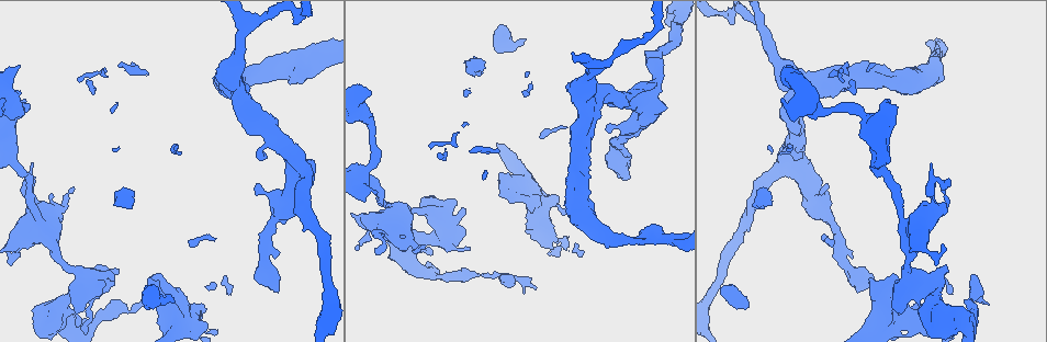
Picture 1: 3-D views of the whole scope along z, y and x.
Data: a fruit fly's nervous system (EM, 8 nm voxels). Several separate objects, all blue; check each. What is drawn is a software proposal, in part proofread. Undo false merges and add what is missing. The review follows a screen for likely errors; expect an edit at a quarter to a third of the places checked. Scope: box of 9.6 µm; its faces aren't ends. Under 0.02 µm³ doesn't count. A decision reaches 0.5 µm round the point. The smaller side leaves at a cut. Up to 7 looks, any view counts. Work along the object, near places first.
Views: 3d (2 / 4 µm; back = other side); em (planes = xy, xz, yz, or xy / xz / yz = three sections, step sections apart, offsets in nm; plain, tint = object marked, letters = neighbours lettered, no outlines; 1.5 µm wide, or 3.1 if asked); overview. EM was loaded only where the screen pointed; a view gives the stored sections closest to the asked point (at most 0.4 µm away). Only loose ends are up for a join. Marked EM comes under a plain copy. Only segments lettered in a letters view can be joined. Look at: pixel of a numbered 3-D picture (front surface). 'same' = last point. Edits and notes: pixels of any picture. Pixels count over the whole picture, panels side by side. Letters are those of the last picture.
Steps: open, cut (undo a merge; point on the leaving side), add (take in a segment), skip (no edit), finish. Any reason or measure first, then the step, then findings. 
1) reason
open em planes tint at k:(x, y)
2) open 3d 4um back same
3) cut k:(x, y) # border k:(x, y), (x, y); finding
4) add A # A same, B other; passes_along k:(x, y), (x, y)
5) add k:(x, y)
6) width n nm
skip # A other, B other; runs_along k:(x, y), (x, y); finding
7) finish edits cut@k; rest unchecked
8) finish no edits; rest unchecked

stops while still wide
open em xz step 8 letters at 1:(77, 311)

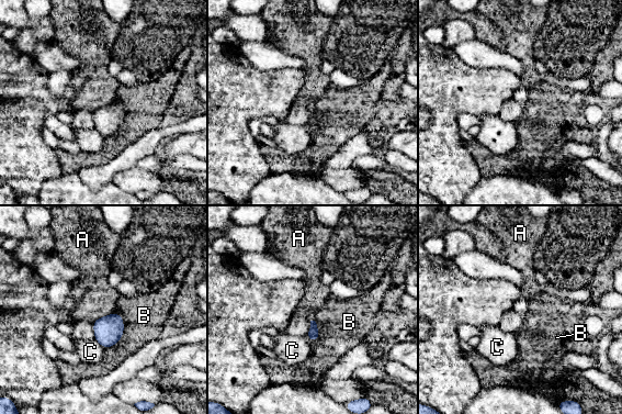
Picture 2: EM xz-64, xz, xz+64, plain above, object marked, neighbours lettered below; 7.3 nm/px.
another direction
open em planes letters same

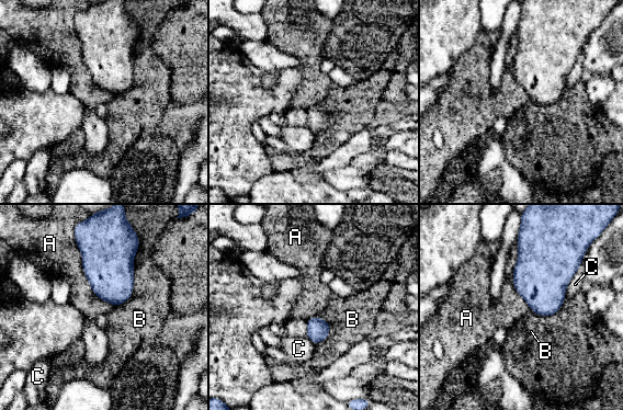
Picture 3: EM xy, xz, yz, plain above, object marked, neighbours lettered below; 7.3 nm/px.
skip # A other, B other, C other; border 3:(135, 266), (133, 293), (115, 307); none of them fits

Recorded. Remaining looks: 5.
thick end
open 3d 4um at 1:(559, 202)

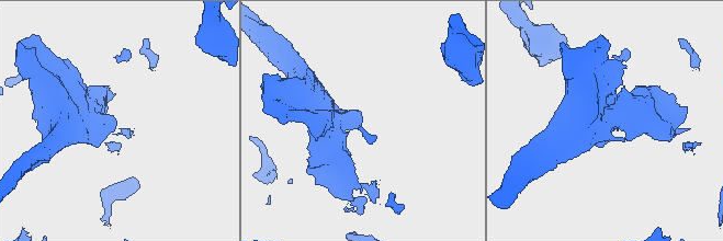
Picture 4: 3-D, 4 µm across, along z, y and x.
open em xy step 4 letters at 4:(361, 121)

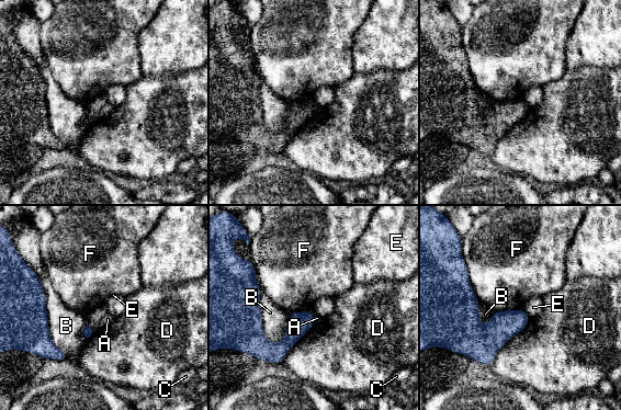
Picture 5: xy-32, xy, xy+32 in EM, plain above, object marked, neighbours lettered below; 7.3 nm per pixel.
cut it another way
open em yz step 4 letters same

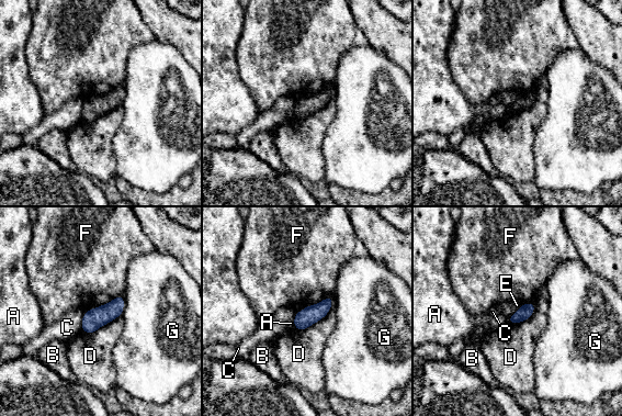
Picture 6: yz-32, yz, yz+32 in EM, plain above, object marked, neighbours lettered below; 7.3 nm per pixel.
skip # A other, B other, C other, D other, E other, F other, G other; border 6:(331, 294), (323, 317), (293, 327); none of them fits

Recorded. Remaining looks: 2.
branch stops here
open em planes letters at 1:(983, 304)

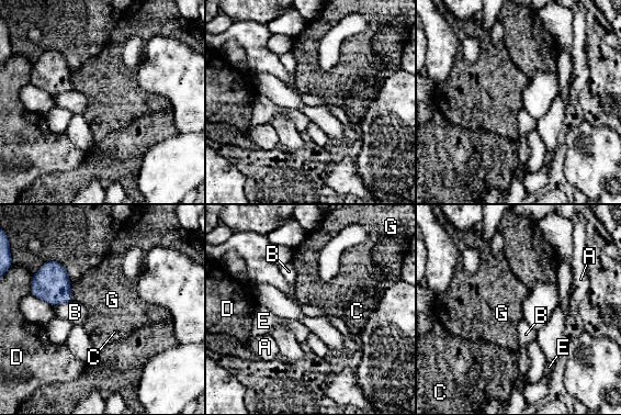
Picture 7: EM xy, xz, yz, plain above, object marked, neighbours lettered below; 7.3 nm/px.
longest_contact B 150 nm
skip # A other, B other, C other, D other, E other, G other; none of them fits

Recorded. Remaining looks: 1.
finish no edits; rest unchecked

